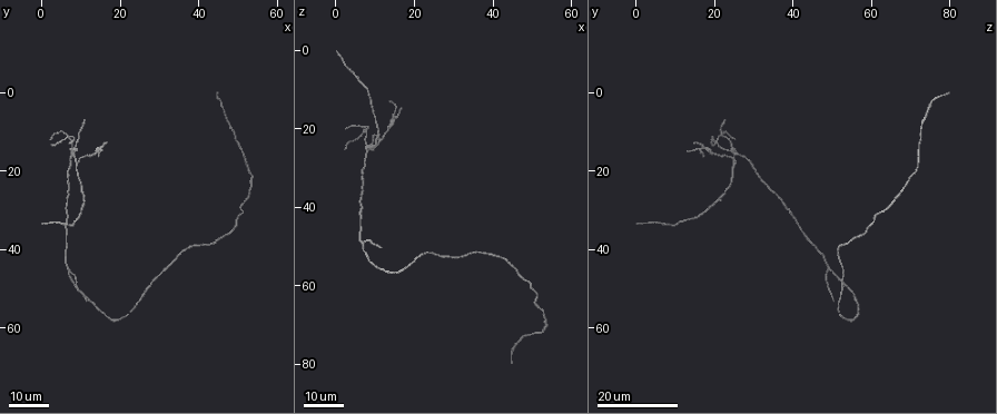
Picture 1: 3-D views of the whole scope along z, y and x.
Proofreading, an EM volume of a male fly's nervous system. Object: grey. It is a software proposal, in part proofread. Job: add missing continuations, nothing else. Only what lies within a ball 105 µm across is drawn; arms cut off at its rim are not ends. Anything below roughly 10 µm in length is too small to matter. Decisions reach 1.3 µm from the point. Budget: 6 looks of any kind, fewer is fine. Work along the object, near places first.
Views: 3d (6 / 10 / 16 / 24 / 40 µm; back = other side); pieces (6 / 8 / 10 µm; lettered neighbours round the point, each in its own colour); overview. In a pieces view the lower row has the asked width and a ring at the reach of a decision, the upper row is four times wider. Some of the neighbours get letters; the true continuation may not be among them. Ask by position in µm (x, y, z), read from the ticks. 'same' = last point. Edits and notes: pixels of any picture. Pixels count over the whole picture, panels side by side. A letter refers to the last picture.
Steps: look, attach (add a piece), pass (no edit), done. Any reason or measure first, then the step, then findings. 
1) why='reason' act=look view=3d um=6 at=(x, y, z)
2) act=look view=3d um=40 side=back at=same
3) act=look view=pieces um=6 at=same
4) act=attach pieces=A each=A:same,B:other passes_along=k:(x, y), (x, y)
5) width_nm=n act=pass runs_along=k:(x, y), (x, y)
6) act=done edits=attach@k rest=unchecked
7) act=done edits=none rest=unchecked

why='thin end' act=look view=3d um=16 at=(2.0, 12.0, 25.5)

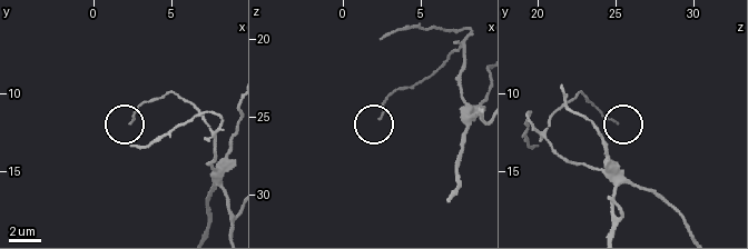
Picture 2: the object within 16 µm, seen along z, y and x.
act=look view=pieces um=8 at=(2.4, 11.8, 25.0)

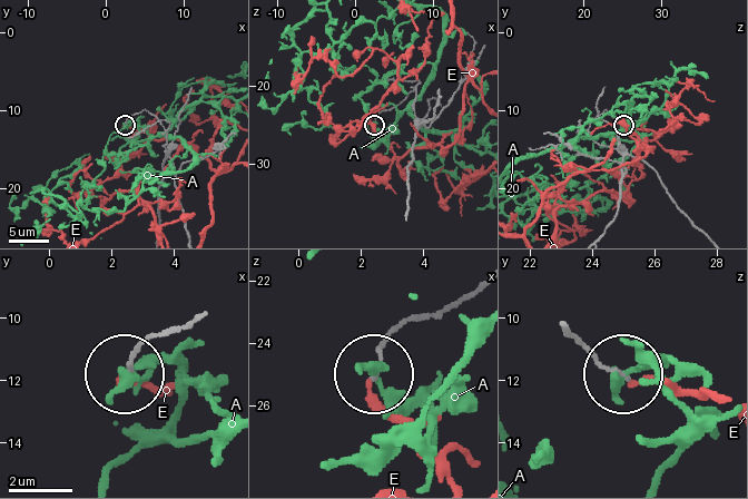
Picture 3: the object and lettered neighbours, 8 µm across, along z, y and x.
act=pass each=A:other,E:other runs_along=3:(566, 325), (619, 370) found='no lettered piece goes on from it'

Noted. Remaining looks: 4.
act=look view=3d um=24 at=(11.5, 7.0, 22.0)

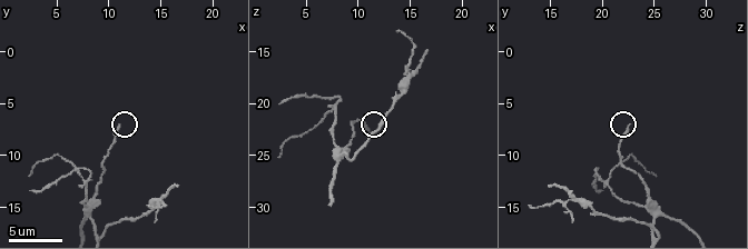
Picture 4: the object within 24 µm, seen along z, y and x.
act=look view=pieces um=8 at=(11.0, 7.0, 22.6)

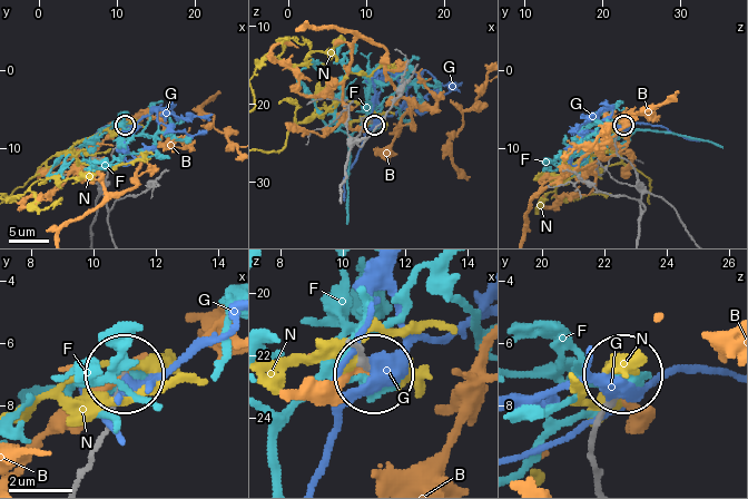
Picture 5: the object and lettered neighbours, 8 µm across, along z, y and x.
act=pass each=B:other,F:other,G:other,N:other found='no lettered piece goes on from it'

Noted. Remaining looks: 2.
why='an open end' act=look view=3d um=6 at=(2.8, 13.4, 19.8)

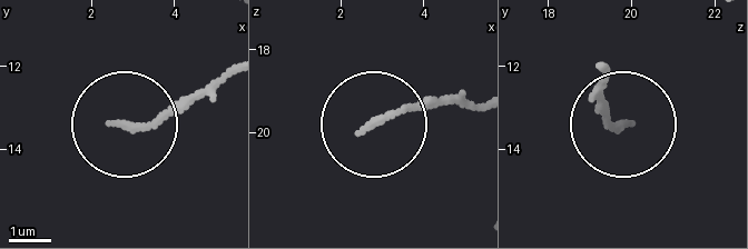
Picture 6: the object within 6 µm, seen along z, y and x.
act=look view=pieces um=10 at=(2.65, 13.25, 19.95)

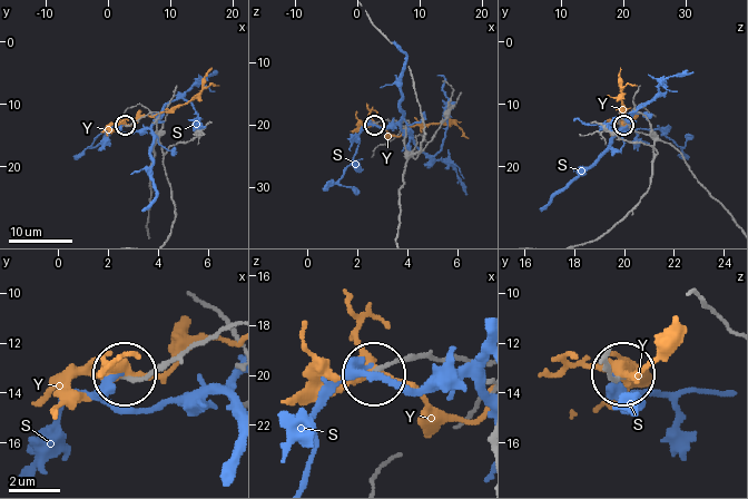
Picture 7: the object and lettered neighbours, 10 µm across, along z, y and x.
act=pass each=S:other,Y:other found='no lettered piece goes on from it'

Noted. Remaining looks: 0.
act=done edits=none rest=unchecked

